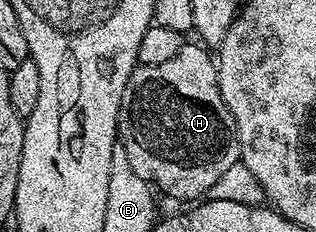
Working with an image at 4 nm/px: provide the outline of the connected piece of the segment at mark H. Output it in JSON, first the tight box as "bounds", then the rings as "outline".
{"bounds":[116,42,241,202],"outline":[[[186,42],[174,58],[158,62],[158,66],[137,66],[126,82],[116,119],[118,144],[134,174],[152,185],[153,189],[160,191],[161,188],[170,199],[192,200],[188,202],[207,197],[210,186],[218,182],[218,177],[230,170],[230,166],[241,163],[236,120],[230,114],[218,86],[217,61],[203,43],[195,43]]]}

